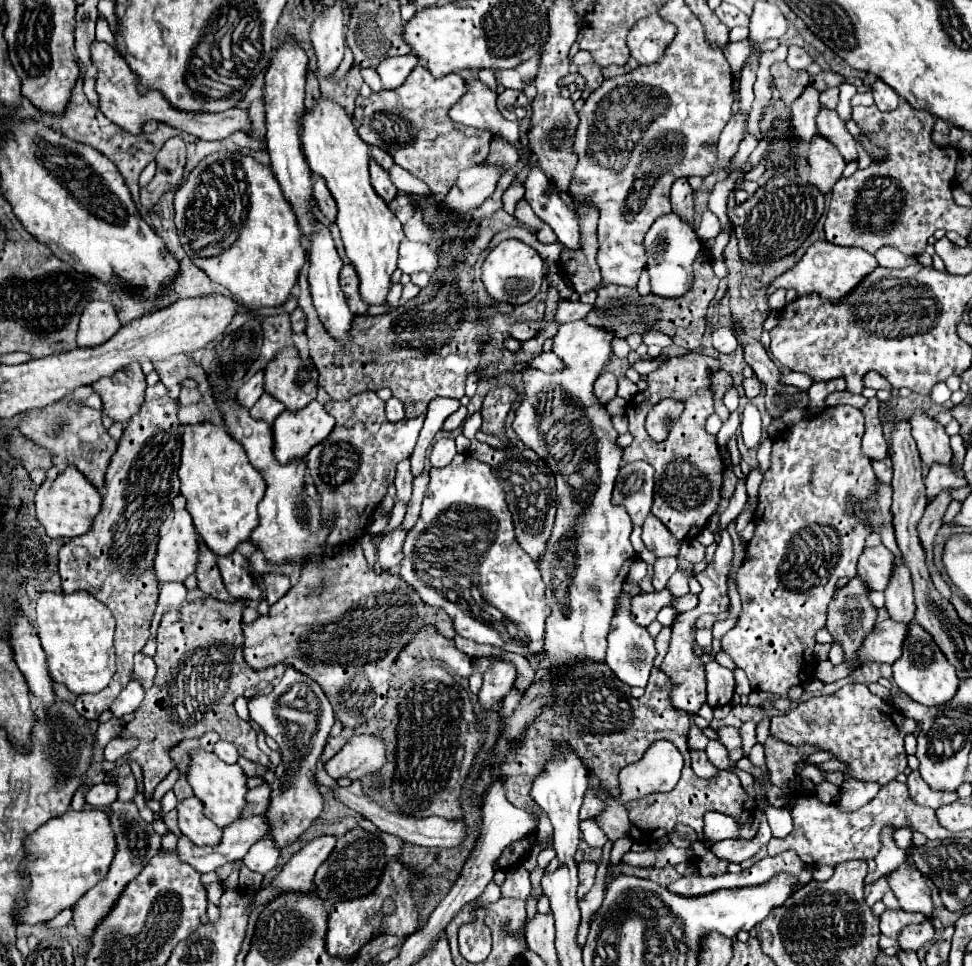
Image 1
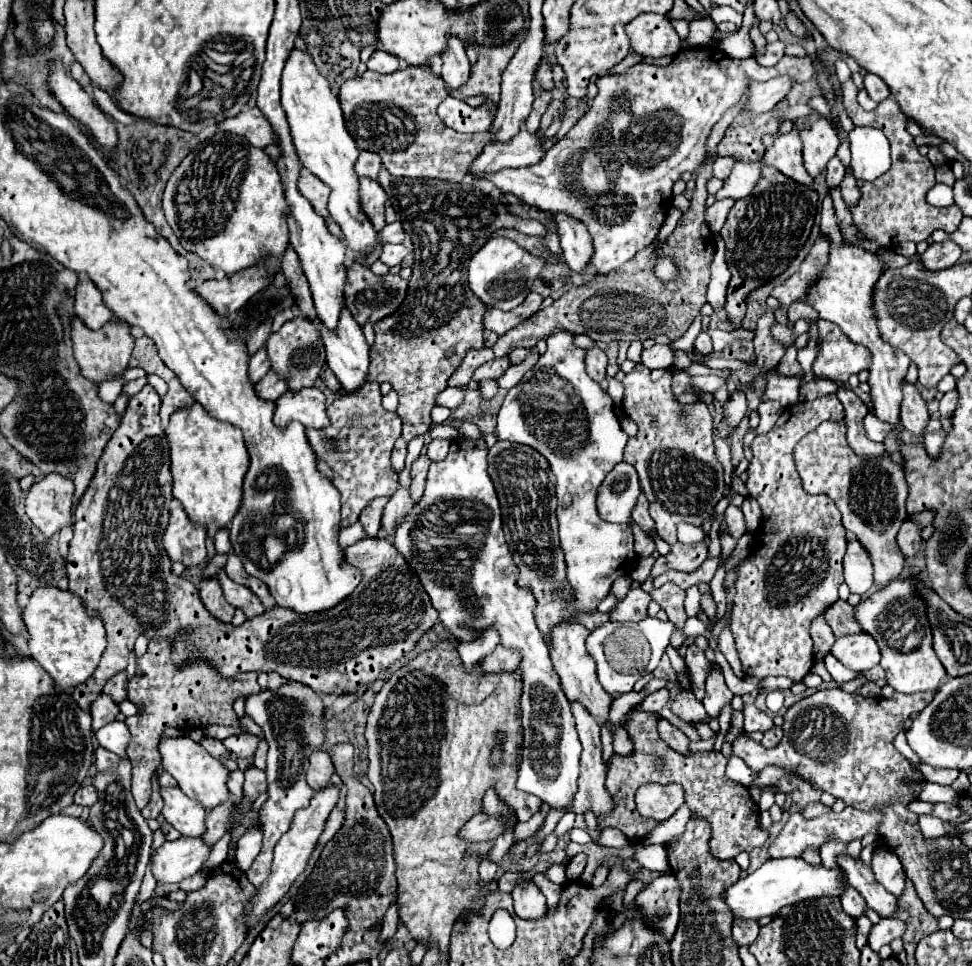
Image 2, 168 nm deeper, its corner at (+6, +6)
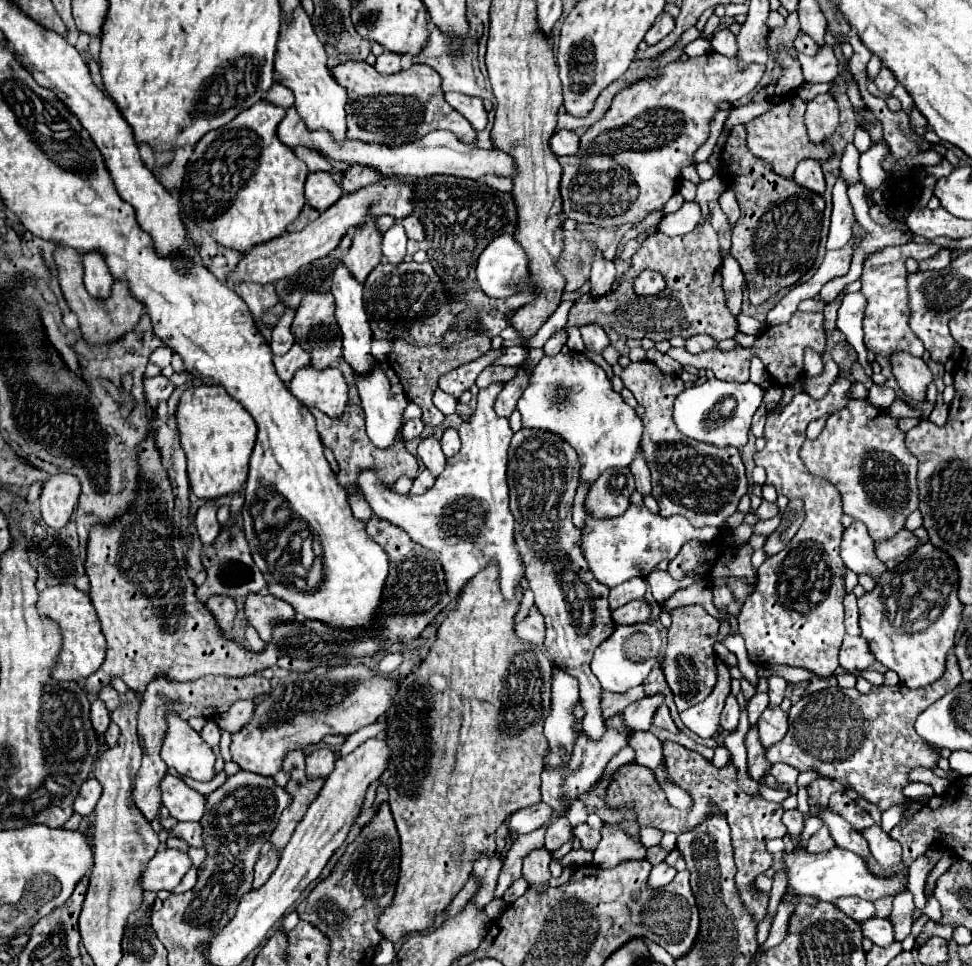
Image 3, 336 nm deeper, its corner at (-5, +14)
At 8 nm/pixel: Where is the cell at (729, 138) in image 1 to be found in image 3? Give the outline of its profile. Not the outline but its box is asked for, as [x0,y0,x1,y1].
[799,46,837,84]

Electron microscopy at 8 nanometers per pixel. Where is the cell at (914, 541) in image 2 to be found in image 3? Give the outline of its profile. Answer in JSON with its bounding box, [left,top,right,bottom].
[875,530,919,562]

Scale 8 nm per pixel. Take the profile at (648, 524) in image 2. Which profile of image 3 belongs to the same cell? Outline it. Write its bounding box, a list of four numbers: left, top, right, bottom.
[631,454,651,496]

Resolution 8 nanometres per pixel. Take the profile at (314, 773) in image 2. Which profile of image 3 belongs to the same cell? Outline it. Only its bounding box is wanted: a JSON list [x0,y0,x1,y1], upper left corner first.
[305,748,337,778]

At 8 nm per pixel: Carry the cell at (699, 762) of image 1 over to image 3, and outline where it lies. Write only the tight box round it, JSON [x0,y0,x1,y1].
[653,704,681,734]

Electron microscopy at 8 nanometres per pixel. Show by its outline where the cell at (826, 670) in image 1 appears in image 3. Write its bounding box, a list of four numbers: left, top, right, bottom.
[839,636,875,672]

